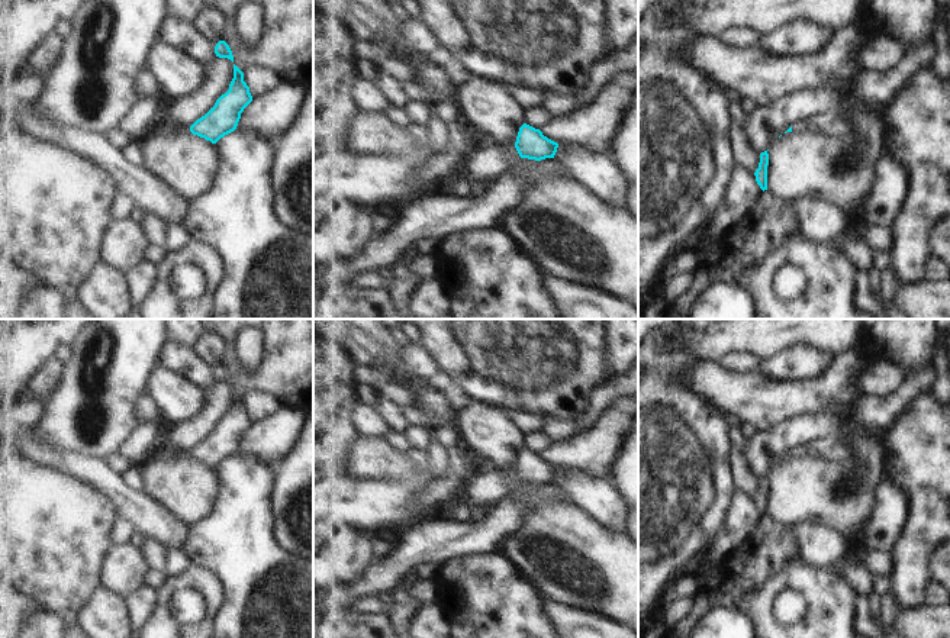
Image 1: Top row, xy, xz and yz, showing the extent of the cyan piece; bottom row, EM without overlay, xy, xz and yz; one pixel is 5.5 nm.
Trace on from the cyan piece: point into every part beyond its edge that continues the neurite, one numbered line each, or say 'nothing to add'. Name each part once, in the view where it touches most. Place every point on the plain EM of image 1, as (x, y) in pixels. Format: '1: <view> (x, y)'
1: xz (485, 490)

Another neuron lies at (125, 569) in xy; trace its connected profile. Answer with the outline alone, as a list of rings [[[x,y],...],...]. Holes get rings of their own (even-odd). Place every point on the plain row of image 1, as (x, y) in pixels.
[[[131,542],[119,544],[110,548],[102,579],[106,589],[125,597],[145,587],[145,577],[149,570],[141,547]]]

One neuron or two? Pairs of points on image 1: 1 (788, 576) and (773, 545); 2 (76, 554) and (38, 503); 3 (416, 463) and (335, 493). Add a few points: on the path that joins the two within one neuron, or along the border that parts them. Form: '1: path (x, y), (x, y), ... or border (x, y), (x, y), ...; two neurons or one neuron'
1: border (785, 569), (773, 574), (757, 590); two neurons
2: path (63, 541), (38, 516); one neuron
3: path (402, 485), (393, 493), (357, 493); one neuron

